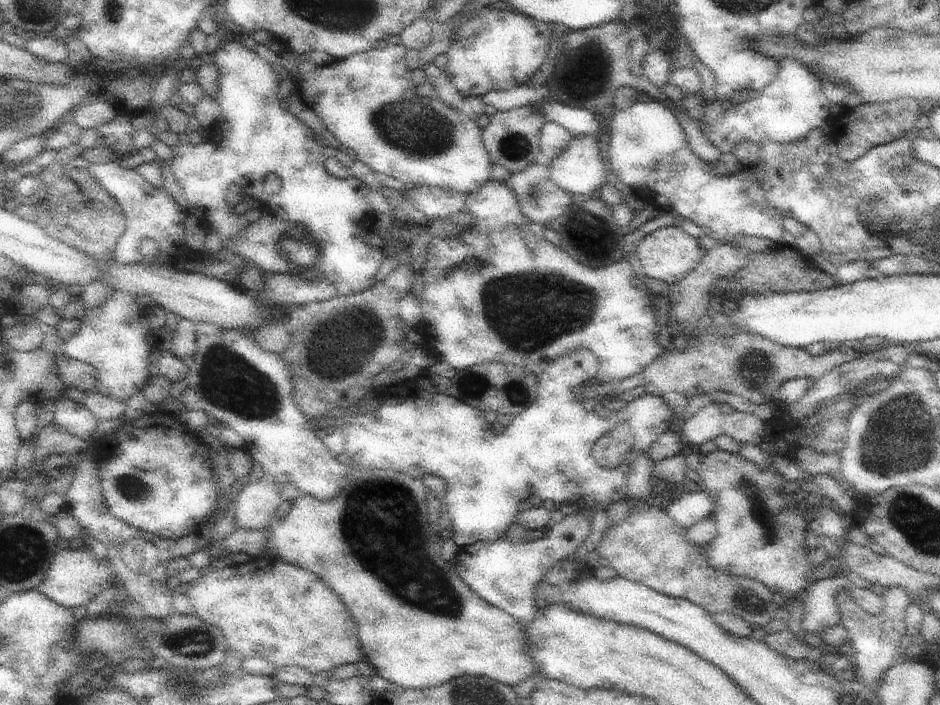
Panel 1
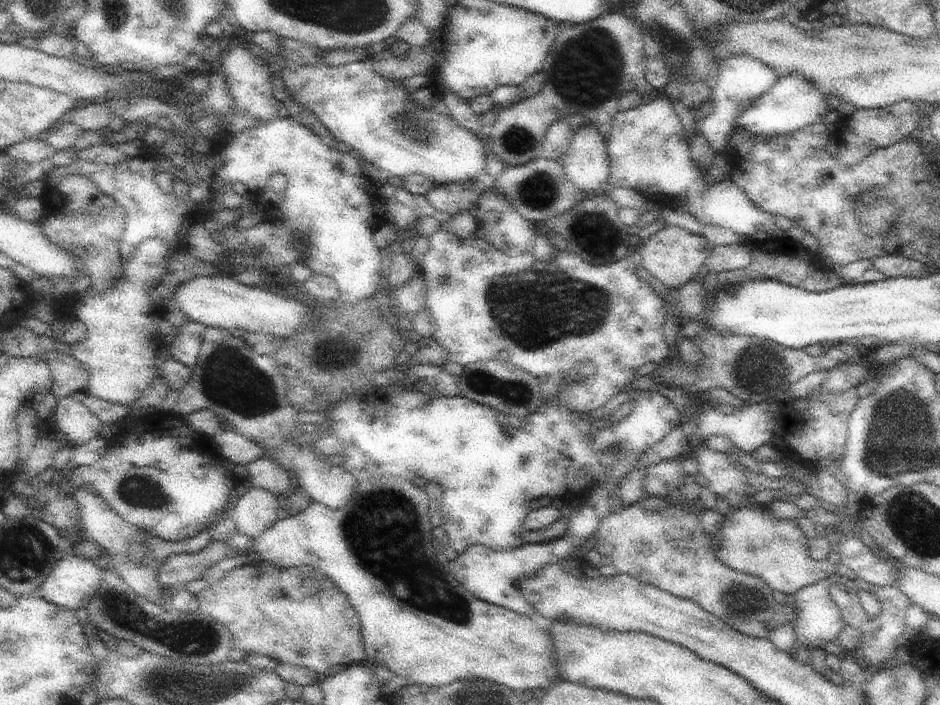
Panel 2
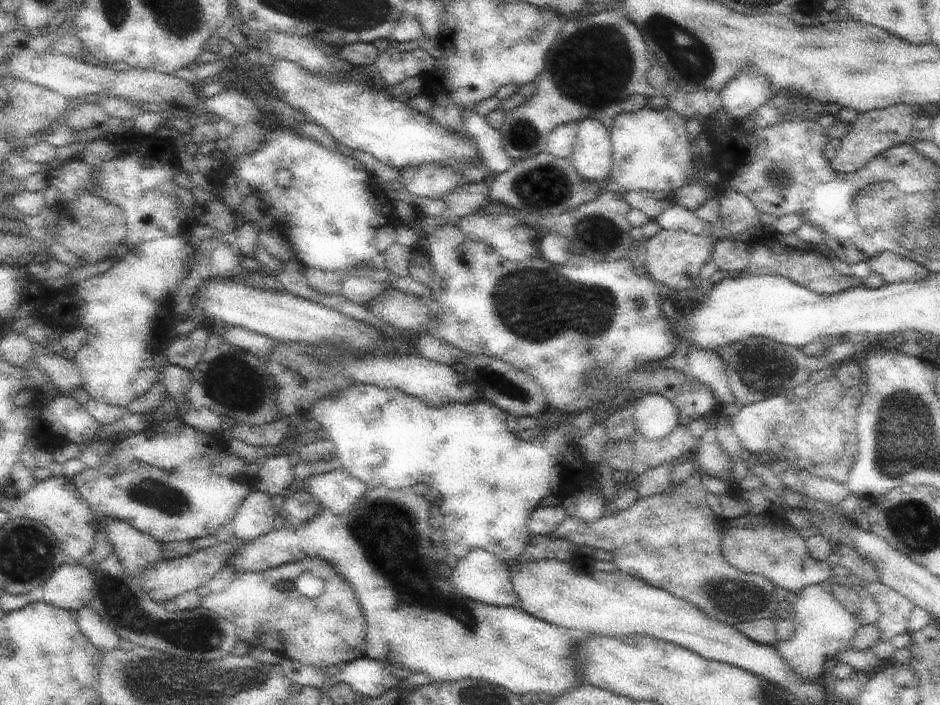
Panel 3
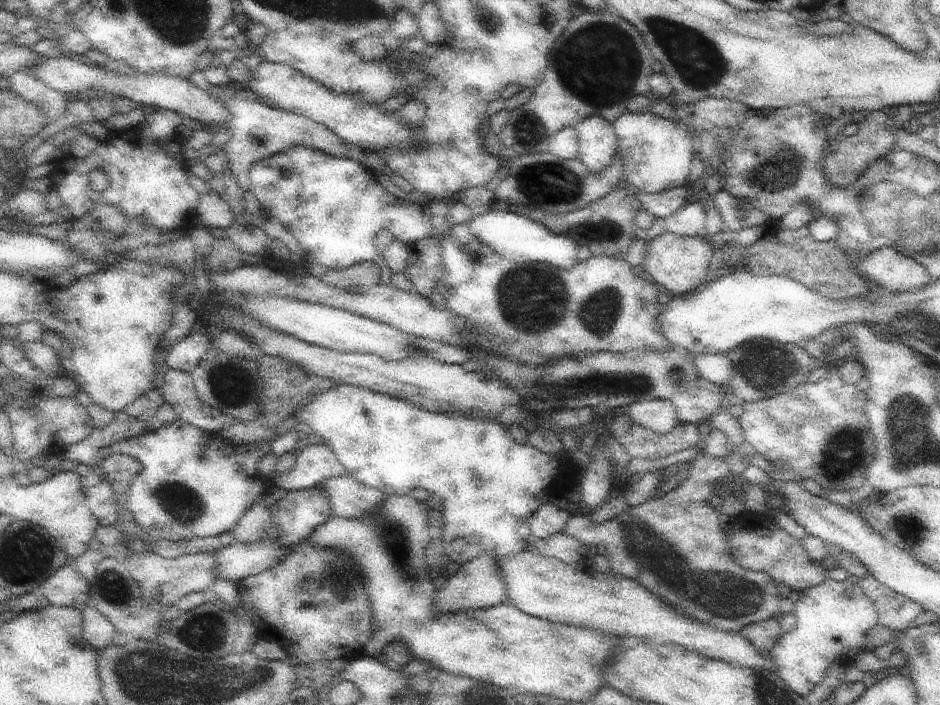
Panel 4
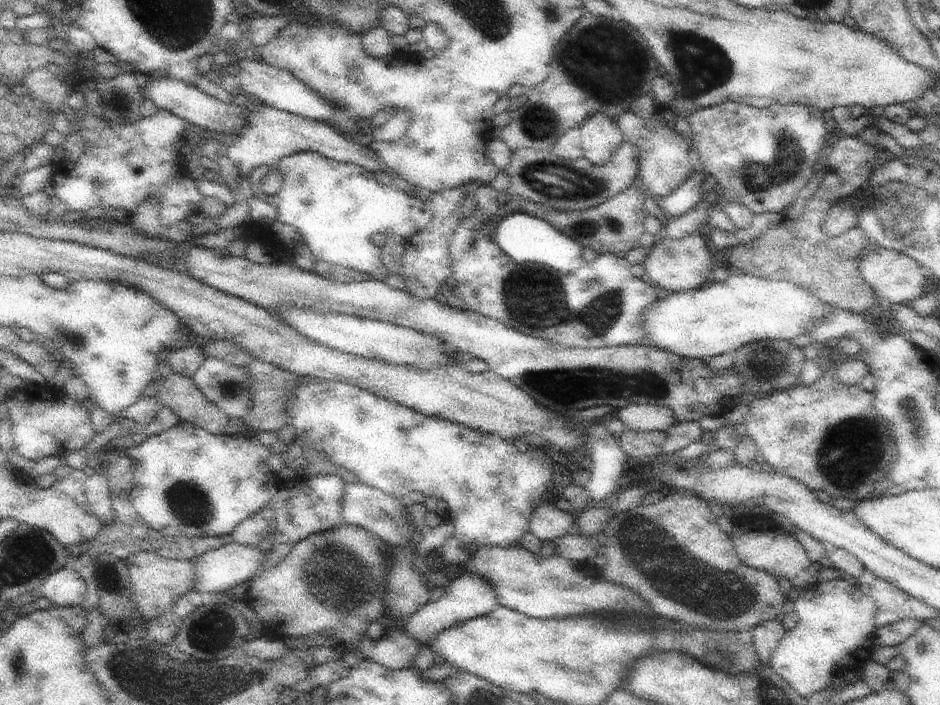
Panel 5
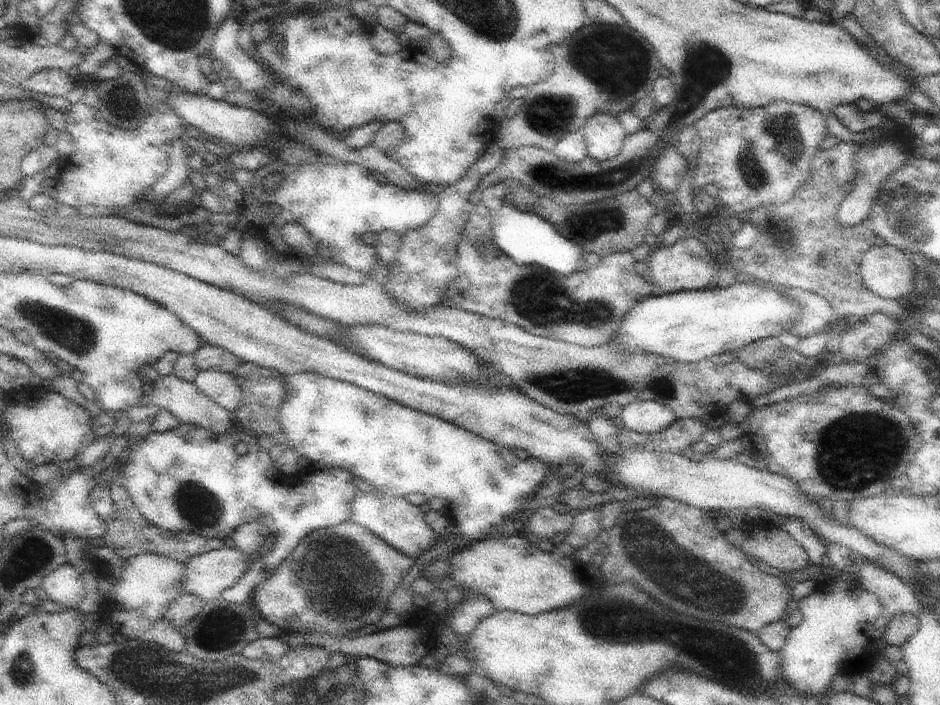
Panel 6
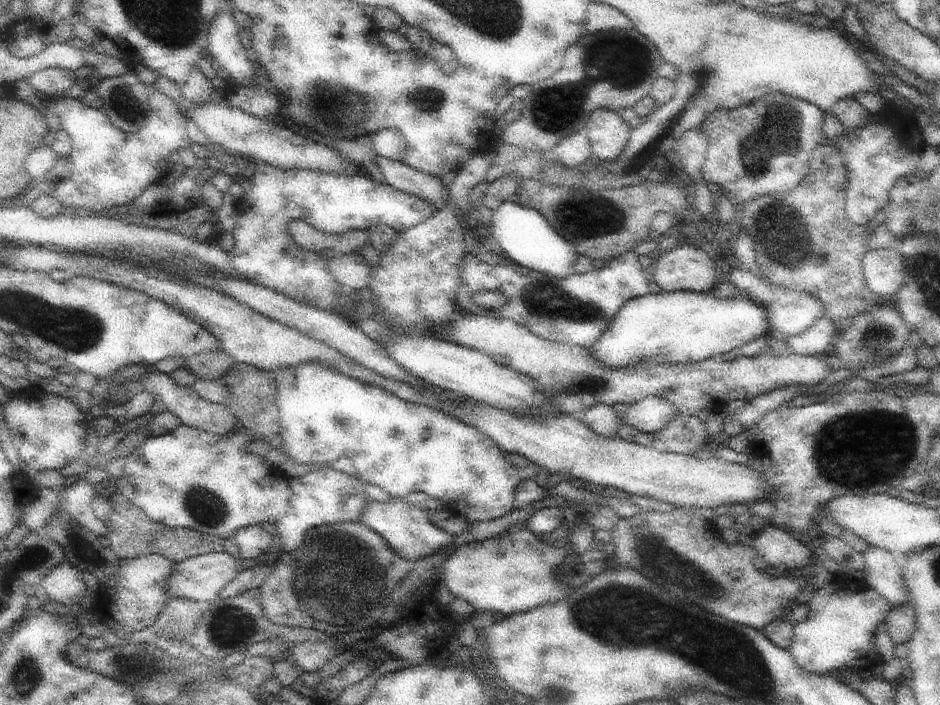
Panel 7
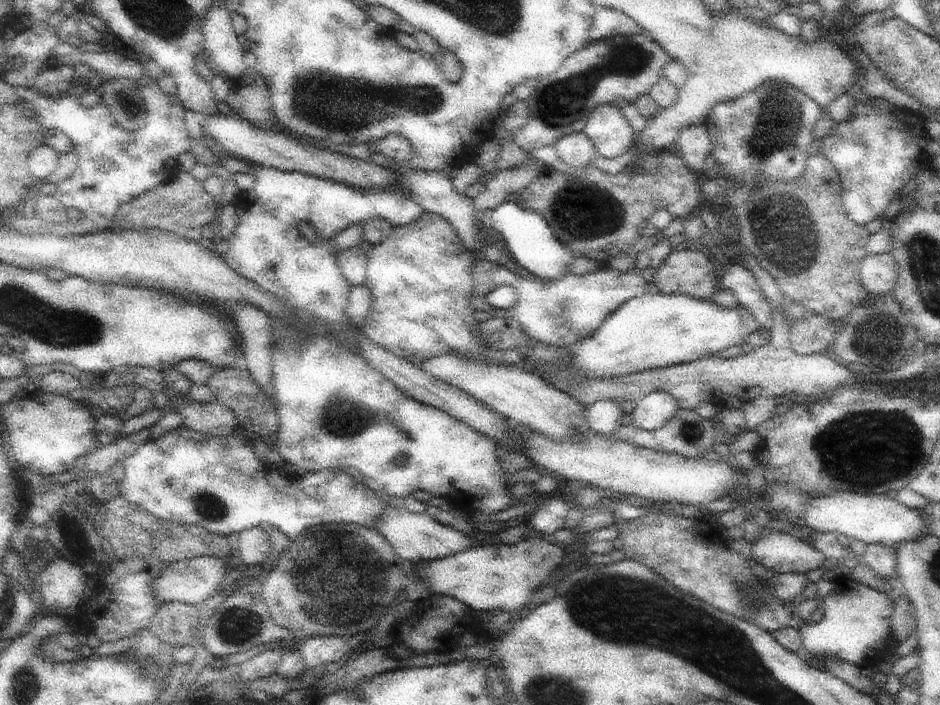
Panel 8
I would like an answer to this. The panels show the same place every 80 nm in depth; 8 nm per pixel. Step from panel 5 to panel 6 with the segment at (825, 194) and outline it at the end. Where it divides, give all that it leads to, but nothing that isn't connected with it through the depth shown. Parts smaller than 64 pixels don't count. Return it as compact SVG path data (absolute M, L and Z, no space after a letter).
M840 142L829 150L820 150L812 162L812 176L796 195L778 208L768 204L748 214L748 219L760 232L749 250L731 247L731 270L766 282L818 294L828 300L838 316L863 321L876 312L884 312L900 322L913 316L905 301L886 300L868 289L860 272L860 262L875 245L873 224L863 222L844 228L838 224L838 208L846 200L858 180L856 152L858 144Z

